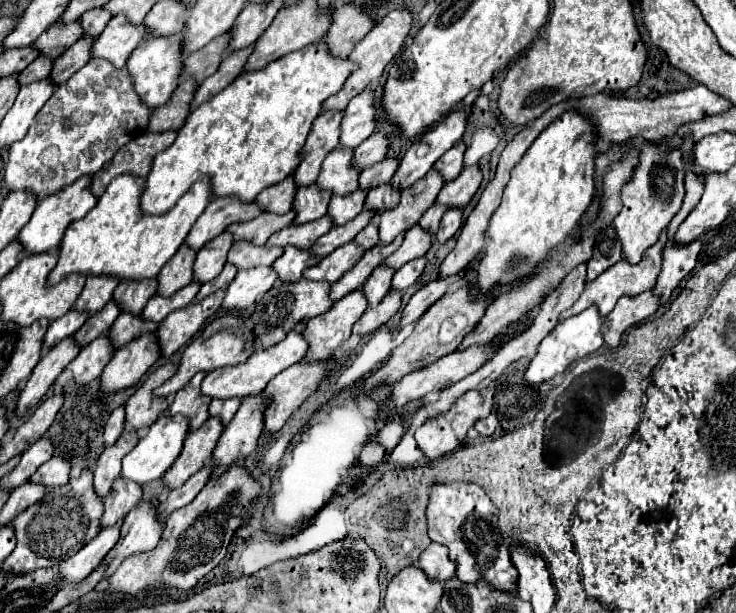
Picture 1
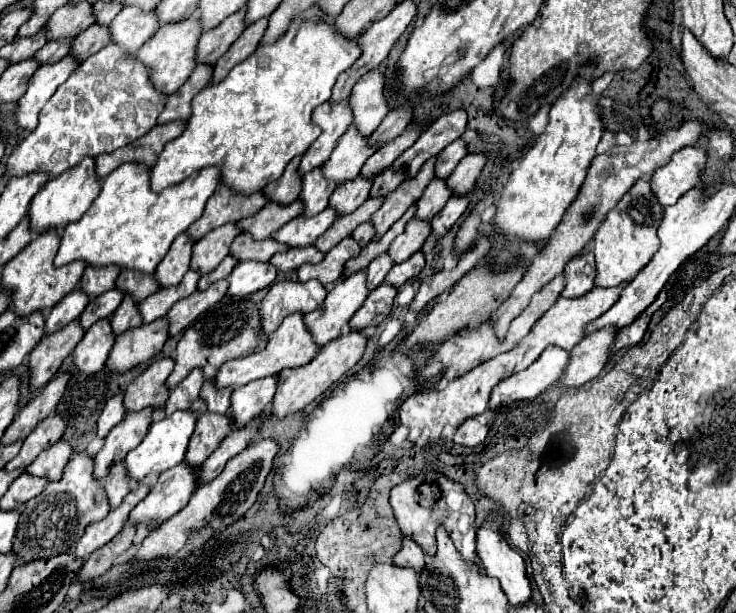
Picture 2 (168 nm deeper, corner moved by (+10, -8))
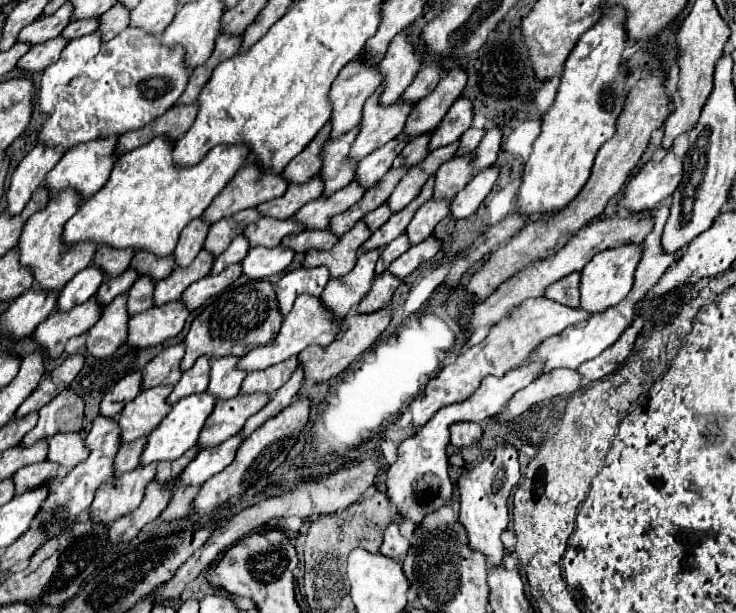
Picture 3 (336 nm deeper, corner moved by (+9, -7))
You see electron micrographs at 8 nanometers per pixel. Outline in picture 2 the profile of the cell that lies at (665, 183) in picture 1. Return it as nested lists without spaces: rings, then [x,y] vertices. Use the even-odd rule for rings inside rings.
[[[639,179],[629,193],[609,211],[603,225],[595,233],[593,239],[593,255],[595,255],[595,287],[617,287],[625,281],[631,281],[657,253],[659,239],[657,227],[661,223],[663,207],[655,201],[649,181]]]

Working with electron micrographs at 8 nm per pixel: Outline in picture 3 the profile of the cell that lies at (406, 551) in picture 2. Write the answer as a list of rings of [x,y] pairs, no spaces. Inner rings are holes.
[[[392,522],[388,528],[386,528],[386,534],[384,534],[384,542],[382,542],[382,548],[380,552],[388,558],[396,558],[396,560],[404,560],[406,554],[410,550],[410,542],[408,538],[404,538],[400,534],[400,528],[396,522]]]

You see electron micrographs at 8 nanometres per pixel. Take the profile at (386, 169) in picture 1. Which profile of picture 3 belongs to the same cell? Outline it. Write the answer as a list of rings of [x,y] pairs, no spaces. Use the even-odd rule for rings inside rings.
[[[462,70],[448,72],[440,80],[440,84],[434,88],[434,92],[422,98],[422,102],[418,102],[412,108],[402,134],[410,138],[430,134],[440,124],[440,120],[444,118],[448,108],[454,104],[454,100],[460,96],[464,86],[466,86],[466,72]]]

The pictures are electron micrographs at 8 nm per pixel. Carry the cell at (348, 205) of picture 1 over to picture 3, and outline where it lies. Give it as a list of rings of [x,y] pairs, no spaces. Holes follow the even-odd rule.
[[[400,134],[398,138],[390,140],[386,146],[374,150],[370,156],[366,156],[362,162],[358,162],[356,166],[356,174],[354,180],[364,188],[370,190],[392,166],[392,160],[400,154],[400,150],[408,144],[410,138],[406,138],[404,134]]]

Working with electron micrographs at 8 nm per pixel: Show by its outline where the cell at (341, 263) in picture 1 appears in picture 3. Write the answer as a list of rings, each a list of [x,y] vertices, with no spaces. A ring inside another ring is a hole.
[[[358,222],[346,236],[342,236],[334,248],[326,250],[326,252],[318,252],[318,250],[310,250],[304,258],[304,266],[306,268],[316,268],[316,266],[326,266],[332,278],[342,278],[344,274],[348,274],[356,260],[358,260],[358,248],[362,242],[366,242],[370,238],[370,230],[366,230],[364,222]]]

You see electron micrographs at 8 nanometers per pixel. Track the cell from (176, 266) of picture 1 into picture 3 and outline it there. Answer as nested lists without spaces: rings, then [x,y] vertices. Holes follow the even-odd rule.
[[[196,218],[194,222],[190,222],[190,226],[186,226],[186,230],[182,230],[178,246],[174,250],[176,268],[186,268],[192,264],[192,260],[196,258],[196,254],[204,246],[204,238],[208,234],[208,228],[210,226],[202,218]]]

